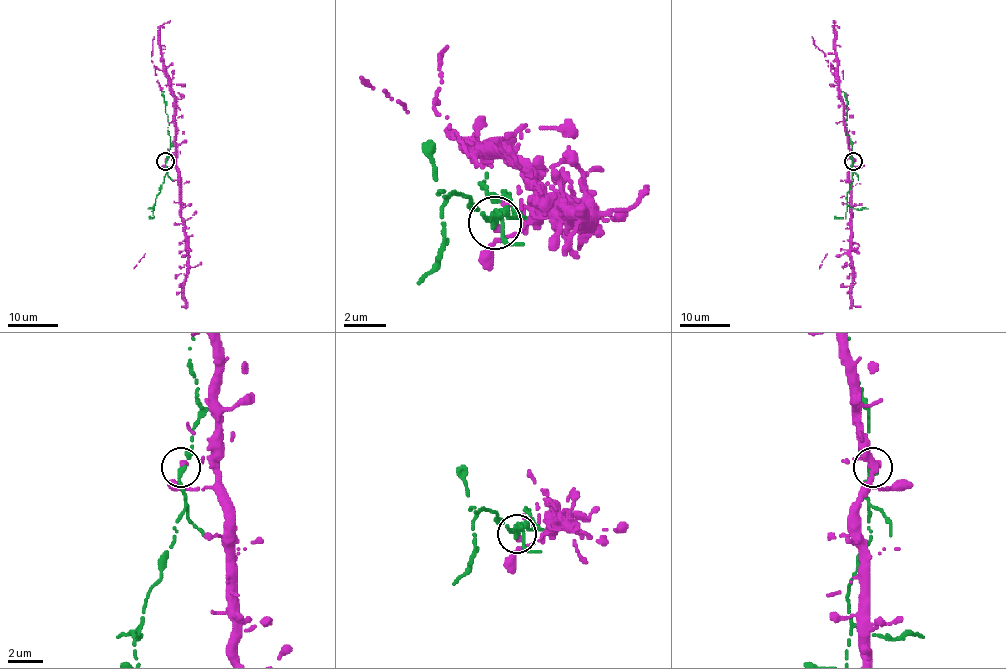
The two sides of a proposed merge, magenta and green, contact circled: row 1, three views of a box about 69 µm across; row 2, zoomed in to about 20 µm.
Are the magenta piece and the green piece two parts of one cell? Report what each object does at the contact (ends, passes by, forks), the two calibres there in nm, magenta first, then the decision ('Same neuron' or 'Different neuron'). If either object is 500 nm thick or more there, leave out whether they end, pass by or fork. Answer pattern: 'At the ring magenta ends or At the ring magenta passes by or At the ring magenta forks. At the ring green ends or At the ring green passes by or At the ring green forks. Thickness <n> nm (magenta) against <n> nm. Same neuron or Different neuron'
At the ring magenta ends. At the ring green passes by. Thickness 240 nm (magenta) against 240 nm. Same neuron

